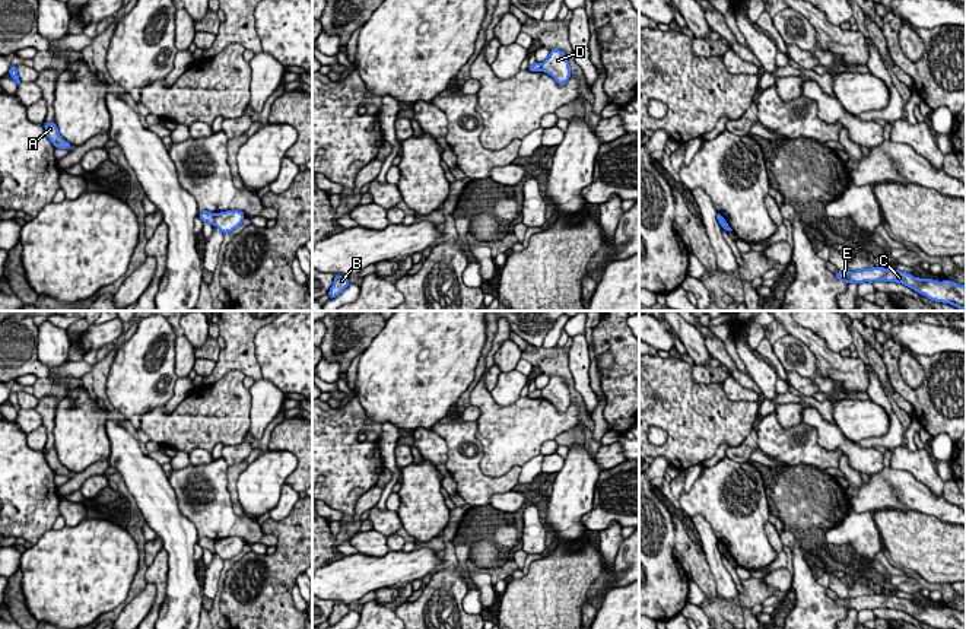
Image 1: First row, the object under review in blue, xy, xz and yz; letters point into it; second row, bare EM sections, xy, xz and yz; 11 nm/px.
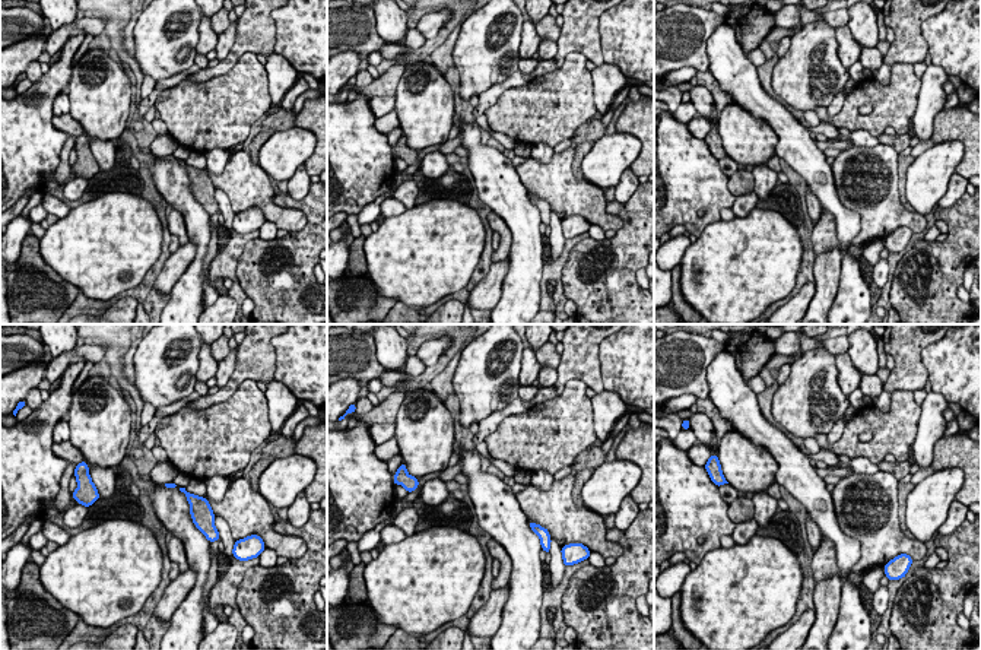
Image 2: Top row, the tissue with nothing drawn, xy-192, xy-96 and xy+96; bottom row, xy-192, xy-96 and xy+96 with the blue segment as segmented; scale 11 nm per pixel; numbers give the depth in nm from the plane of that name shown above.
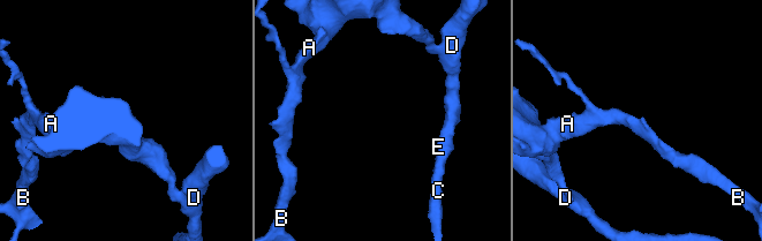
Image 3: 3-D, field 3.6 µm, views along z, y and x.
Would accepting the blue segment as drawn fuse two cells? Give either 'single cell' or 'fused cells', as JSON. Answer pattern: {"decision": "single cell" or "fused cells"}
{"decision": "fused cells"}

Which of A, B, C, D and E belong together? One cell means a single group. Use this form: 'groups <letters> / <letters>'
groups A B / C D E

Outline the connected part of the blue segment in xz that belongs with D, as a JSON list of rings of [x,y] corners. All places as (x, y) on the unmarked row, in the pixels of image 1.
[[[559,375],[550,377],[549,384],[541,390],[541,397],[550,401],[557,412],[565,412],[571,406],[571,391]]]

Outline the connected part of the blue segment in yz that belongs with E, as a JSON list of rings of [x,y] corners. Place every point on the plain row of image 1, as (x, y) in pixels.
[[[874,593],[871,595],[855,598],[849,597],[848,600],[838,598],[835,600],[835,604],[843,607],[846,611],[849,611],[851,609],[855,609],[857,611],[861,611],[864,609],[874,610],[878,607],[896,609],[935,629],[966,629],[965,611],[959,611],[951,607],[938,609],[932,606],[919,606],[913,604],[911,600],[899,598],[896,595],[889,597]]]

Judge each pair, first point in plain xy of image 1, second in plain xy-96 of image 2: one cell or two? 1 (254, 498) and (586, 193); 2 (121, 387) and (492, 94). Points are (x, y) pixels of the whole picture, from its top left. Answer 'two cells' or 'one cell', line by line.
1: two cells
2: two cells

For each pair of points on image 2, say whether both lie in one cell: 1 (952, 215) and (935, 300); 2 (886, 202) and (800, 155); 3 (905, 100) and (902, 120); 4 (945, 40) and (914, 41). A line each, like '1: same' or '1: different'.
1: same
2: different
3: same
4: different

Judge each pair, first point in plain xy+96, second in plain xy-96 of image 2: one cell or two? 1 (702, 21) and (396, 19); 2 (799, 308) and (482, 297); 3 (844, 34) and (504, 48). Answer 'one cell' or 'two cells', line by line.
1: two cells
2: one cell
3: two cells

